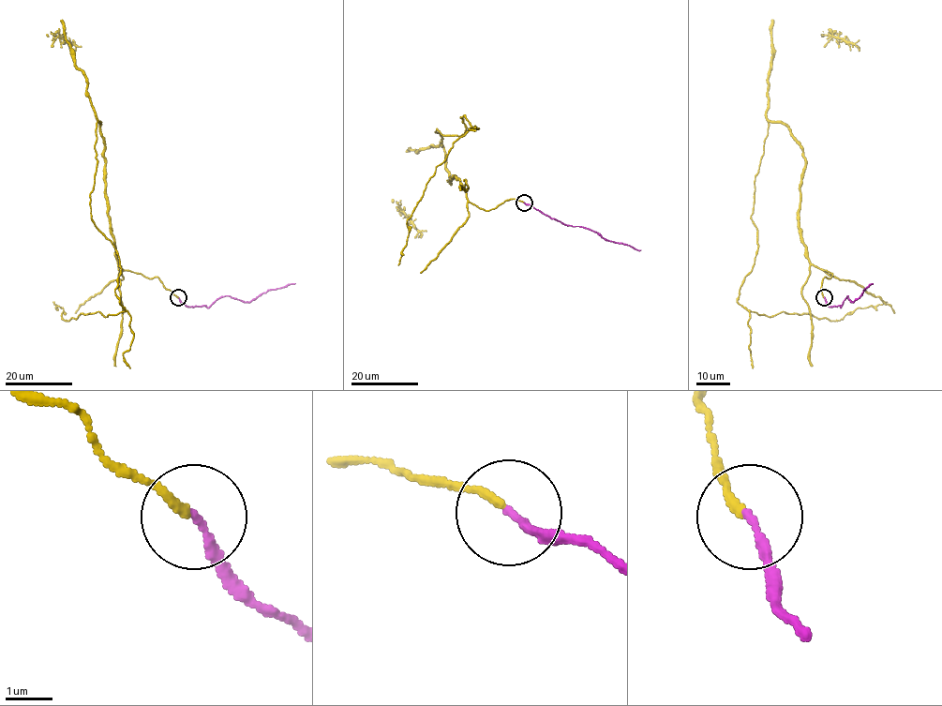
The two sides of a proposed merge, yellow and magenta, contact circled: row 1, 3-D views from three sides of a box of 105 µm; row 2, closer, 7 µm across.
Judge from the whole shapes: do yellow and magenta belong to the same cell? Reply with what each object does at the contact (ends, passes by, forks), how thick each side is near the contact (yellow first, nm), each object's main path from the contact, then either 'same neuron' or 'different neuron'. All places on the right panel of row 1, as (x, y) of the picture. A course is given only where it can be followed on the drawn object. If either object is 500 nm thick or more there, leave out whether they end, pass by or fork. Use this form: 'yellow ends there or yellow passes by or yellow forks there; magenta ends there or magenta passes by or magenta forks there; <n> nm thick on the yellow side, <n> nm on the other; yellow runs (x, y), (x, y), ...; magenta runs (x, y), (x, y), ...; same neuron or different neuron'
yellow ends there; magenta ends there; 170 nm thick on the yellow side, 180 nm on the other; yellow runs (824, 297), (832, 274), (811, 262), (799, 223), (803, 149), (770, 122), (737, 302), (831, 321), (887, 302); magenta runs (824, 297), (829, 307), (840, 307), (847, 295), (854, 302), (872, 283); same neuron

